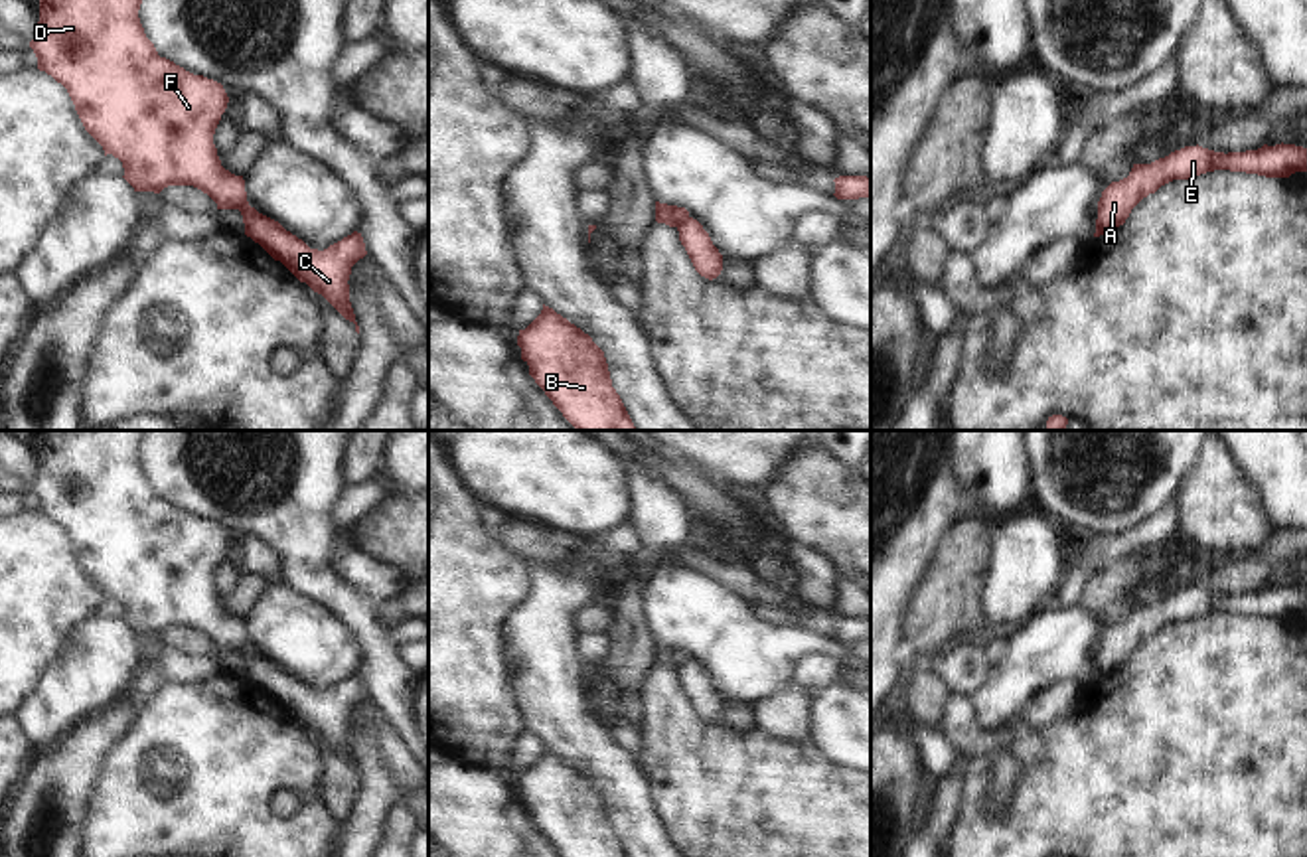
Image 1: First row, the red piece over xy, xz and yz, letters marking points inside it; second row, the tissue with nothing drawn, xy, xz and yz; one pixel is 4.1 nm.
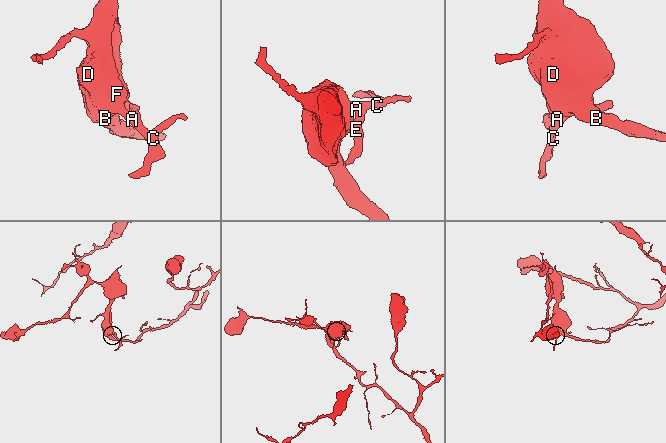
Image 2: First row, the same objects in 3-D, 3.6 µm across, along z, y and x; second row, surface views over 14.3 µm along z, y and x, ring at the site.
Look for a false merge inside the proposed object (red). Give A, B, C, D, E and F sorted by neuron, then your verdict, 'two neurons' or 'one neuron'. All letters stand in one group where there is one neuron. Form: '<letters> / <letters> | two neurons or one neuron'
A C E / B D F | two neurons

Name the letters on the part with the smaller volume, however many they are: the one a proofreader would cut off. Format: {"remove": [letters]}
{"remove": ["A", "C", "E"]}

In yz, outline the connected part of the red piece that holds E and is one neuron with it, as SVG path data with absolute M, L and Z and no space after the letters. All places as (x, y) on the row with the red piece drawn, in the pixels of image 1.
M1281 142L1275 146L1264 144L1258 150L1224 154L1196 144L1175 150L1151 164L1133 164L1127 178L1112 182L1102 192L1094 237L1123 225L1131 209L1161 186L1214 170L1289 178L1295 172L1307 172L1307 148Z

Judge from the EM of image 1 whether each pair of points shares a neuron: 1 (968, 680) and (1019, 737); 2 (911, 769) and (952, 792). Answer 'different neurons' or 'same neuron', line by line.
1: different neurons
2: different neurons

